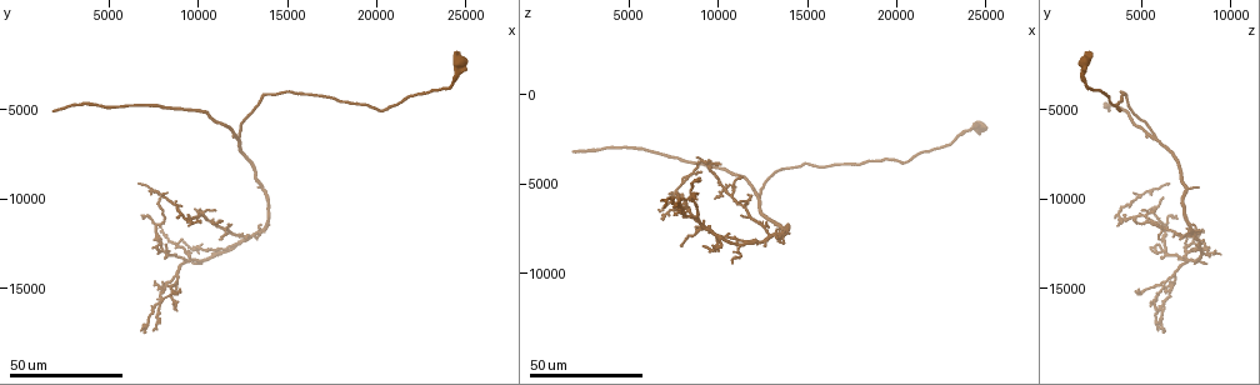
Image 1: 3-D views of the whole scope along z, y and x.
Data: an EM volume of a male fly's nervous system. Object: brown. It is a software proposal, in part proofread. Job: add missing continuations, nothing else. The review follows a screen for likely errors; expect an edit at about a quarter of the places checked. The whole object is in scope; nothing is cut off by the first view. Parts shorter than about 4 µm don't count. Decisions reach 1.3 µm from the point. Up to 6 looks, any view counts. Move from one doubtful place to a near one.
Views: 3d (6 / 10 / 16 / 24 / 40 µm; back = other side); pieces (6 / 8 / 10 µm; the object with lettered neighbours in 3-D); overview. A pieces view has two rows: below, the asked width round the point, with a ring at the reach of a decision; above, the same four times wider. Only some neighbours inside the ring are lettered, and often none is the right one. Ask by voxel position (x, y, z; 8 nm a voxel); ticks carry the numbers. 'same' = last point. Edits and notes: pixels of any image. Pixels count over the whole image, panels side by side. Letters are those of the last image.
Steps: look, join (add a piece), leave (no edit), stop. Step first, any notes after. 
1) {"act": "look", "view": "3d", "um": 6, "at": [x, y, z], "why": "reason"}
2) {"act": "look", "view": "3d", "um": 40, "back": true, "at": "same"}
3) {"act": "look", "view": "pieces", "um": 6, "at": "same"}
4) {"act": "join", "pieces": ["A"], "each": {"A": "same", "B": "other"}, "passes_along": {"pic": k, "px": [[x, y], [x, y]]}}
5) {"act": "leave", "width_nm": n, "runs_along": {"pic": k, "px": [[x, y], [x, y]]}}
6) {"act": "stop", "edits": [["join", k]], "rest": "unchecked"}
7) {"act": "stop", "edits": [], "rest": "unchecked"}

{"act": "look", "view": "3d", "um": 40, "at": [7400, 17200, 6200], "why": "an open end"}

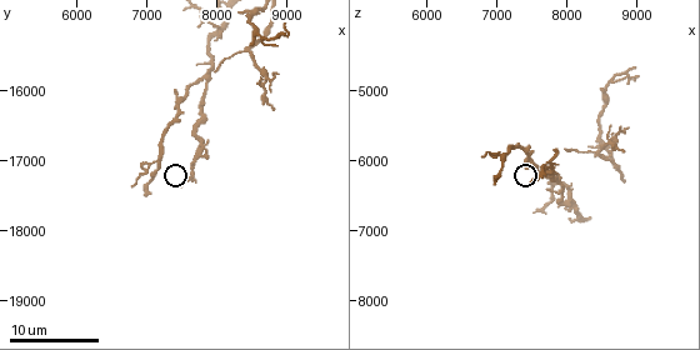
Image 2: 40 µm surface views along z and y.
{"act": "look", "view": "pieces", "um": 8, "at": [7550, 17350, 6300]}

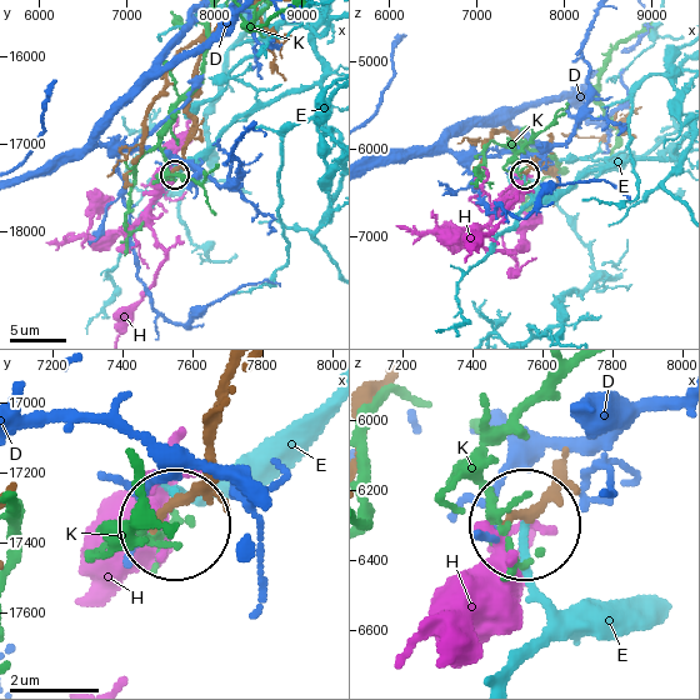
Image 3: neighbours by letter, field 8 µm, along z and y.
{"act": "leave", "each": {"D": "other", "E": "other", "H": "other", "K": "other"}, "found": "none of them fits"}

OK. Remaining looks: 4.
{"act": "look", "view": "3d", "um": 40, "at": [2000, 5000, 3000]}

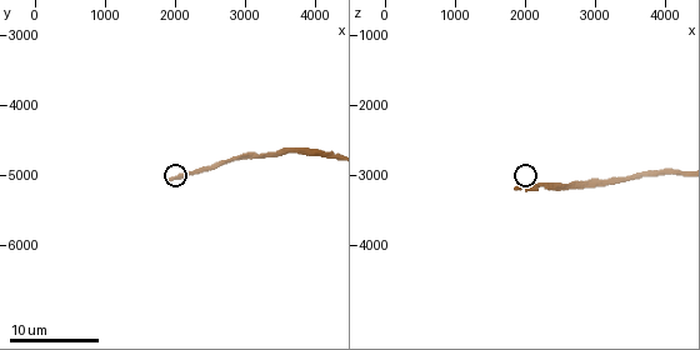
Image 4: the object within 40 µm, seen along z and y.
{"act": "look", "view": "pieces", "um": 8, "at": [1850, 5050, 3200]}

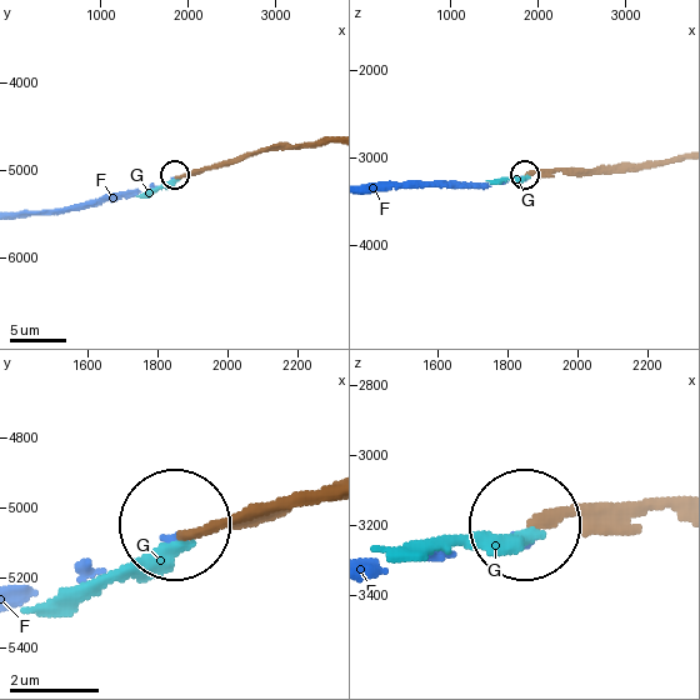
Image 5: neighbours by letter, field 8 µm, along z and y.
{"act": "join", "pieces": ["F"], "each": {"F": "same", "G": "other"}, "passes_along": {"pic": 5, "px": [[650, 506], [575, 506], [374, 574]]}, "found": "the neuron continues"}

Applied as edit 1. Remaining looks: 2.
{"act": "stop", "edits": [["join", 5]], "rest": "unchecked"}

